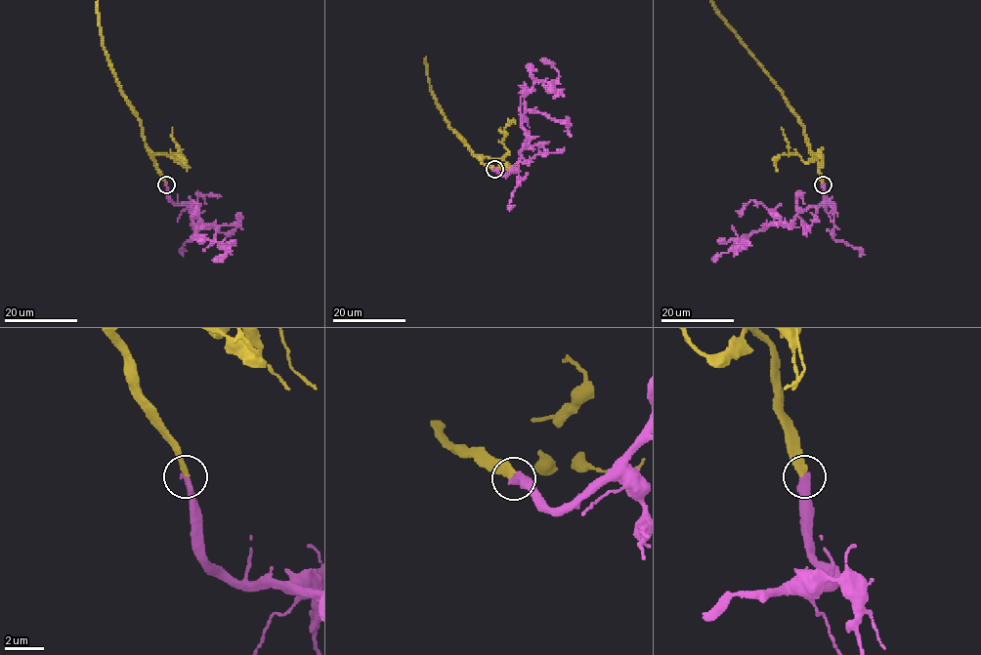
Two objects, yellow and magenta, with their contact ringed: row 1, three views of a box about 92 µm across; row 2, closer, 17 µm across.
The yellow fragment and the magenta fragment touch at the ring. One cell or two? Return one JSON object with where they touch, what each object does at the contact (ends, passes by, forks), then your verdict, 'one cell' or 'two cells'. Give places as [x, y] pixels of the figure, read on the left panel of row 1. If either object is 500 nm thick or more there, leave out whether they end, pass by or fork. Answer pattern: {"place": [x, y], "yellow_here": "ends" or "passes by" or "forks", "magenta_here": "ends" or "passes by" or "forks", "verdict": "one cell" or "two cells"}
{"place": [166, 184], "yellow_here": "ends", "magenta_here": "ends", "verdict": "one cell"}

